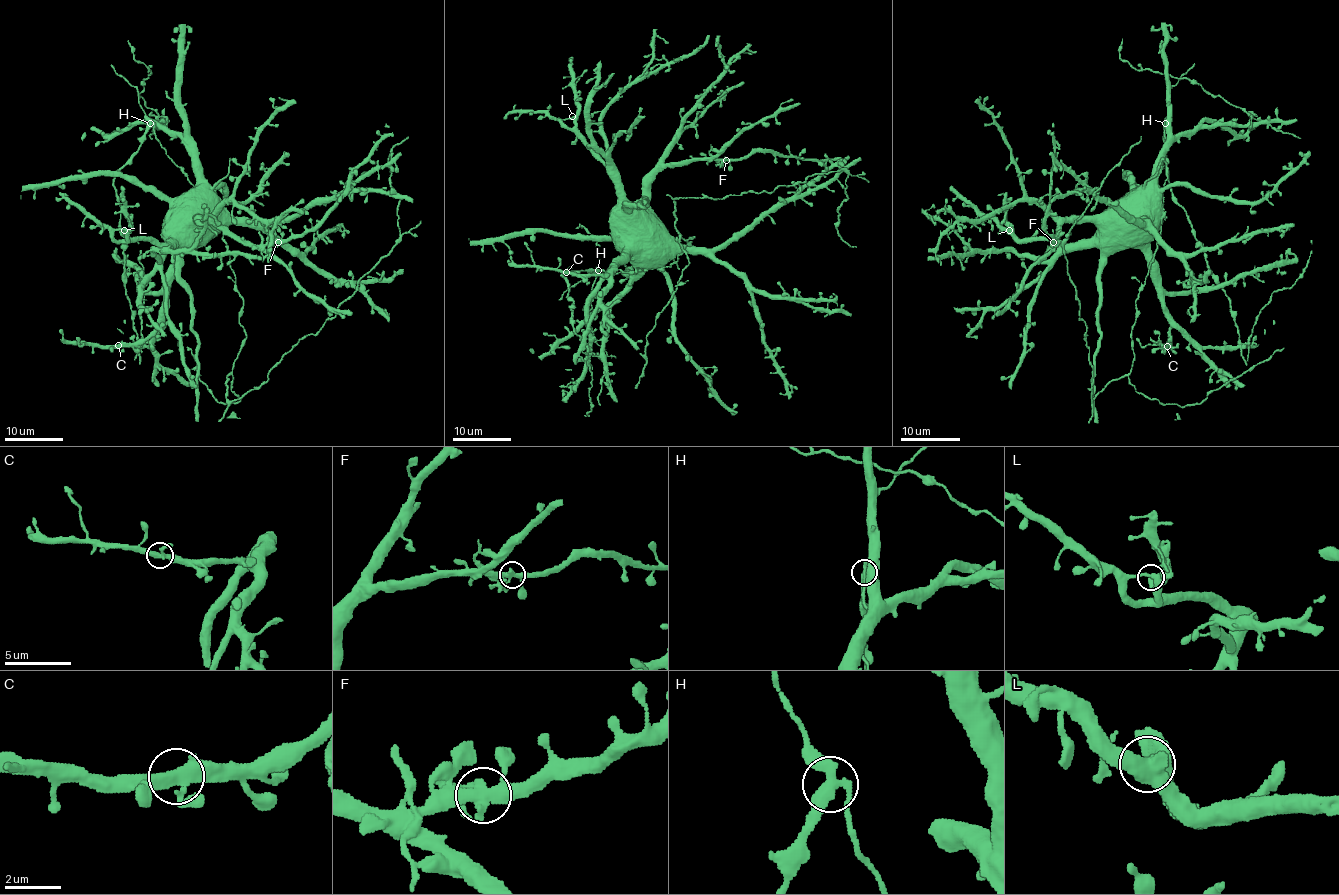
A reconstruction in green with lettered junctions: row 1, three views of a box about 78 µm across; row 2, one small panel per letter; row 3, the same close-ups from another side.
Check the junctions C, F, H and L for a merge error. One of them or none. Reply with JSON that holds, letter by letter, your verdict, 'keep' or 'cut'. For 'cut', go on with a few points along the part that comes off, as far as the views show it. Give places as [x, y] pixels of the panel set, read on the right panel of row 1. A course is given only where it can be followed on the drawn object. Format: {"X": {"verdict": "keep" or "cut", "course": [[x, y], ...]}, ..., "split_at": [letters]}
{"C": {"verdict": "keep"}, "F": {"verdict": "keep"}, "H": {"verdict": "cut"}, "L": {"verdict": "keep"}, "split_at": ["H"]}

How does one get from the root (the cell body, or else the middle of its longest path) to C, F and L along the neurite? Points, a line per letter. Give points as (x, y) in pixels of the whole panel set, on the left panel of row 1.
C: (177, 237), (172, 242), (177, 244), (177, 258), (168, 281), (168, 300), (158, 325), (144, 338), (118, 345)
F: (177, 237), (168, 243), (172, 233), (182, 231), (193, 221), (213, 221), (254, 244), (278, 242)
L: (177, 237), (171, 243), (128, 240), (124, 230)

